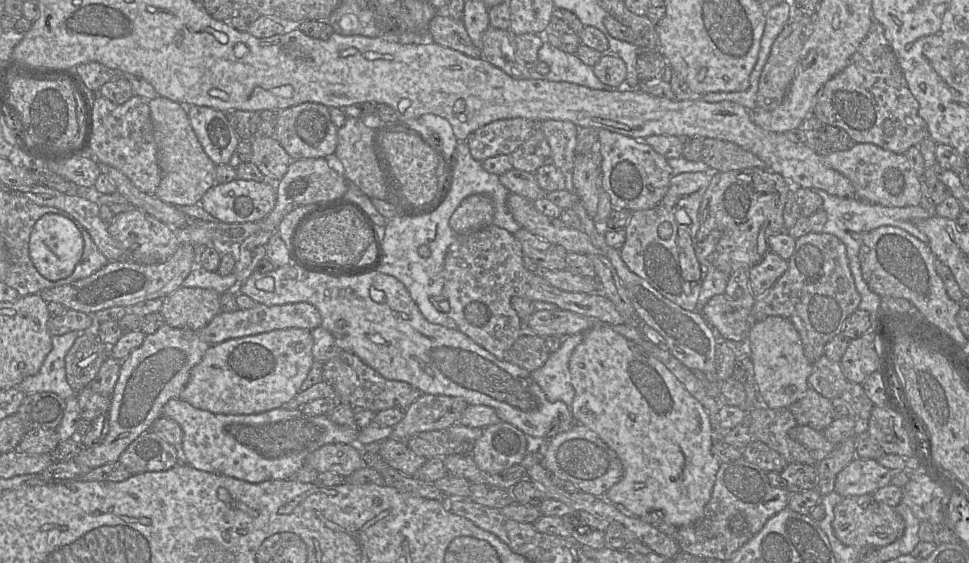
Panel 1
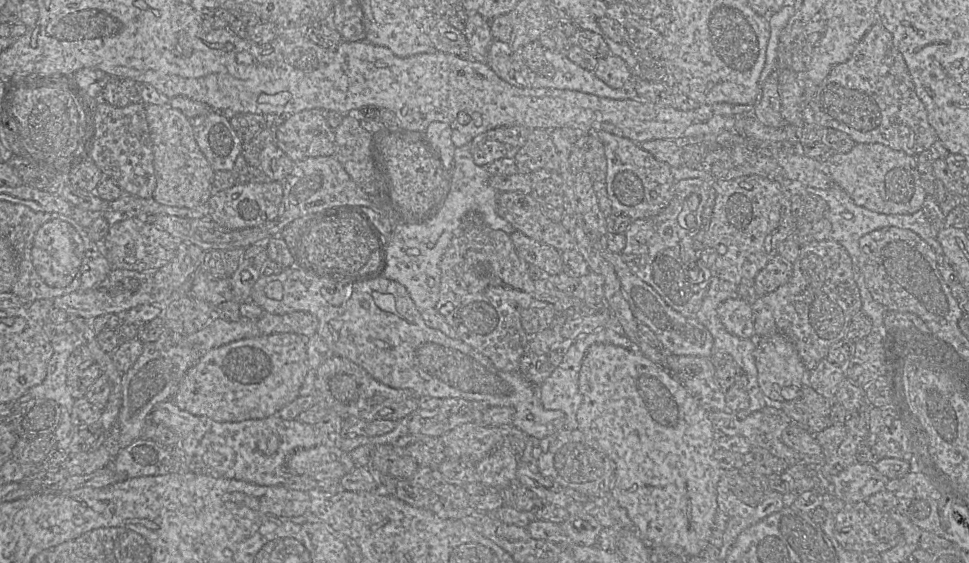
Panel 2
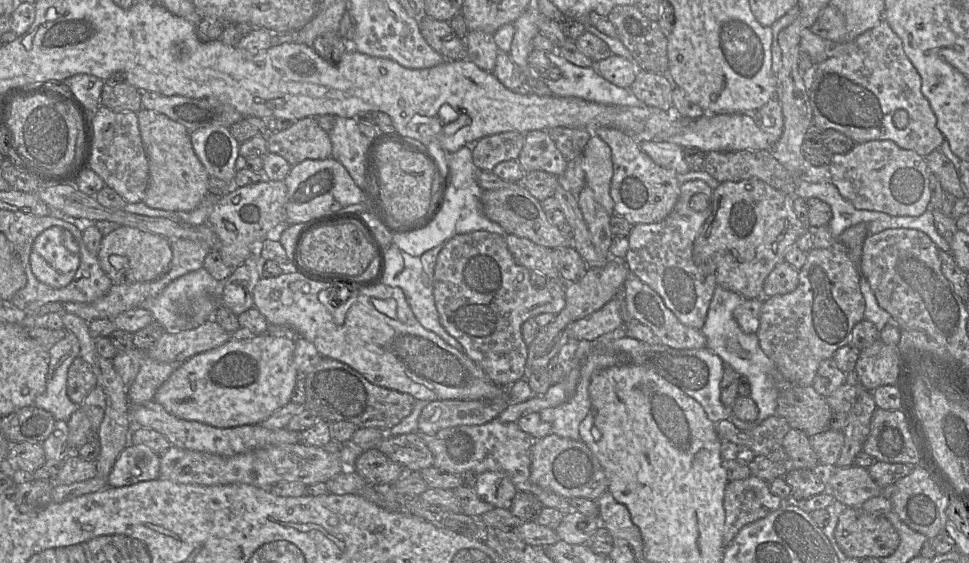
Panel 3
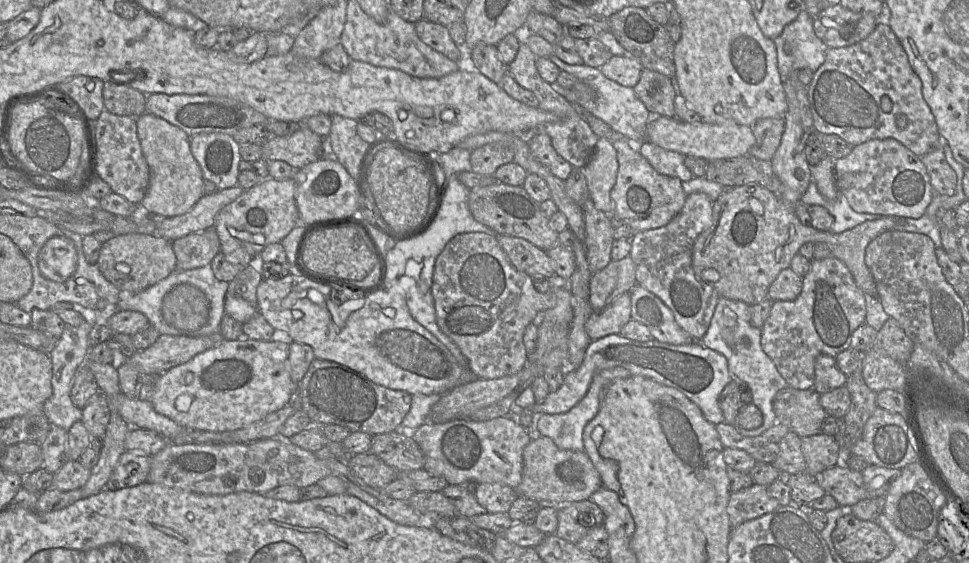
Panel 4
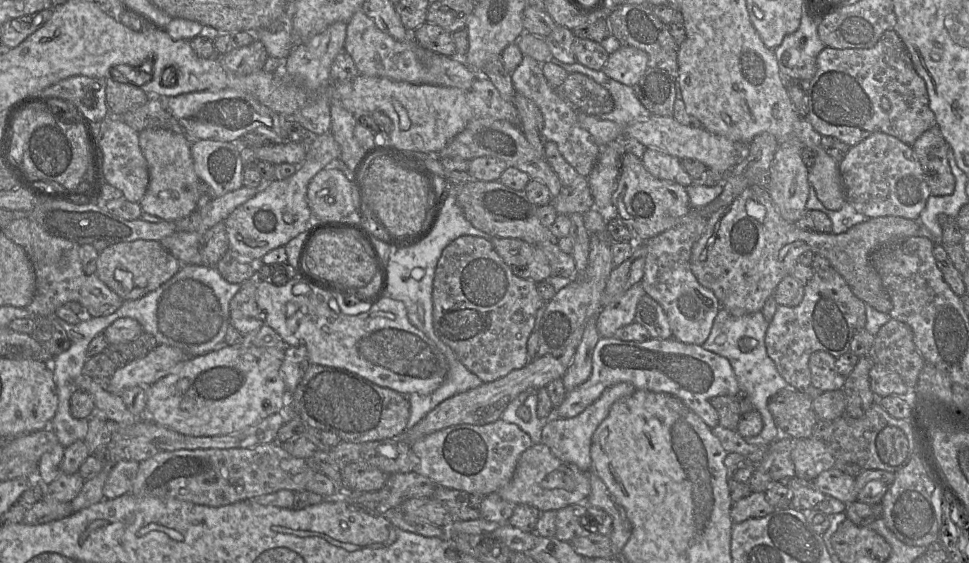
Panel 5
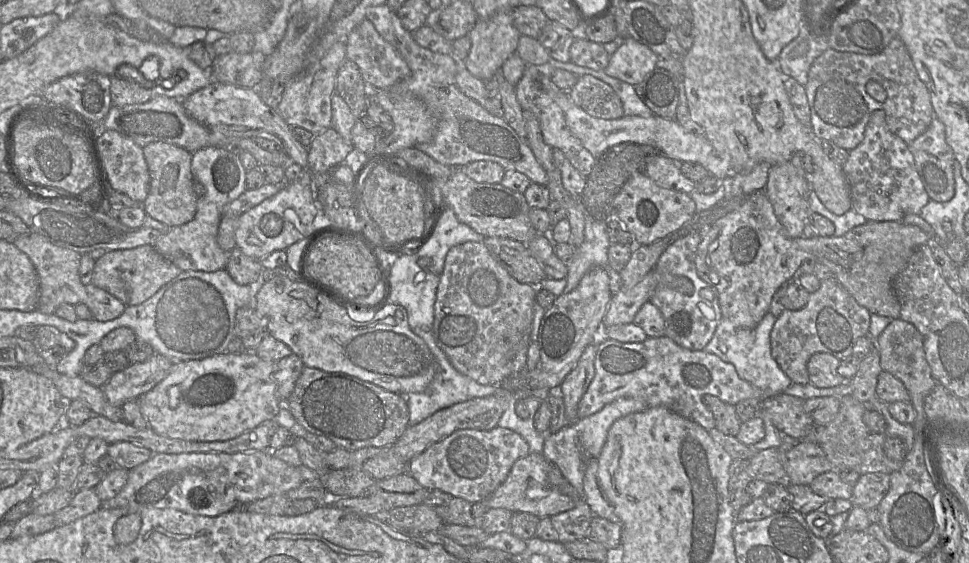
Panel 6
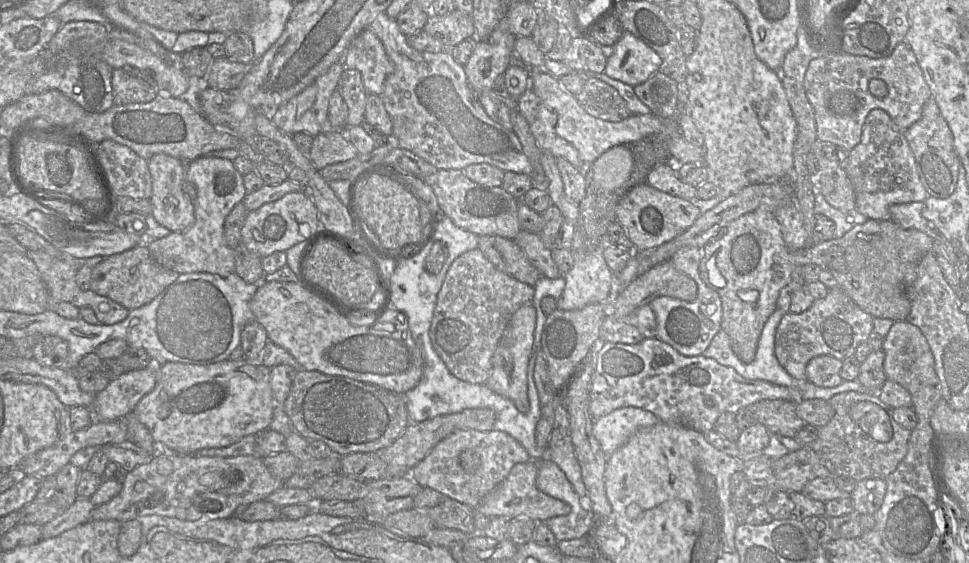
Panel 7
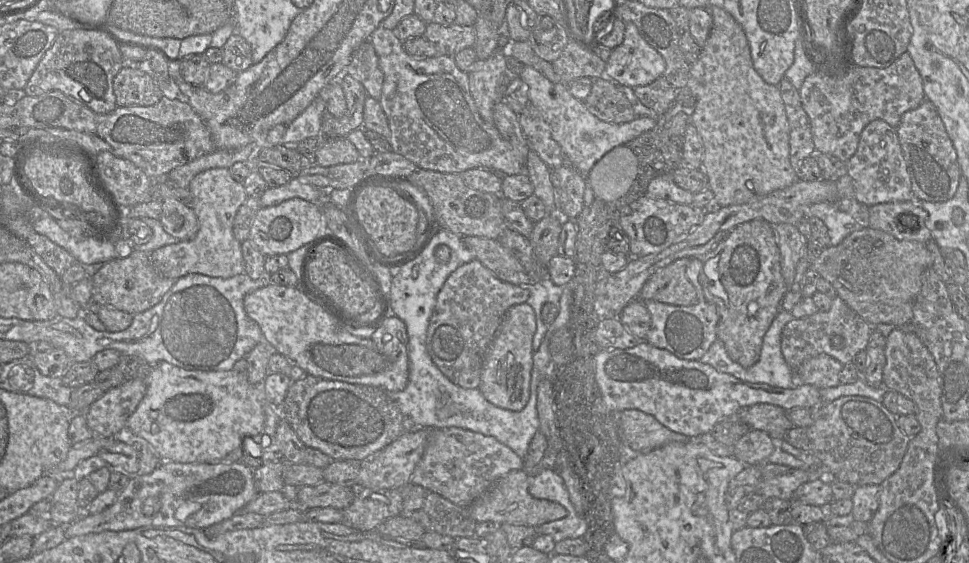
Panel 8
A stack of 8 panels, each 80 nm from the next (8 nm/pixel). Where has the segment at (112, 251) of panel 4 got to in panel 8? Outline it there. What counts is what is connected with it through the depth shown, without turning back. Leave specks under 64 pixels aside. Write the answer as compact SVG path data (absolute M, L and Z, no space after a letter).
M135 250L127 257L114 258L105 262L94 274L92 302L96 305L137 314L159 303L175 281L175 279L164 277L156 270L151 263L150 255Z

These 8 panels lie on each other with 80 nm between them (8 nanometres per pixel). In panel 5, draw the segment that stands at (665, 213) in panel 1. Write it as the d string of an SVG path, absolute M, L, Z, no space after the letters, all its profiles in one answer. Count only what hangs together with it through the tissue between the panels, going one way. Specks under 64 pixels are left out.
M691 209L672 228L647 240L644 275L640 282L646 294L664 309L673 338L686 344L701 346L709 337L721 308L714 292L698 282L690 265L692 247L703 234L707 222L708 219L701 216L699 211Z

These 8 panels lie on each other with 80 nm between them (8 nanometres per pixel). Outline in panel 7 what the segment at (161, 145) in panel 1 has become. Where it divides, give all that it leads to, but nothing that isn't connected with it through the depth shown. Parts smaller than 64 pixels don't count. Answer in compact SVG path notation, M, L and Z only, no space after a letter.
M155 154L148 162L152 178L152 216L158 223L172 232L181 232L195 222L195 210L192 199L184 192L186 182L186 163L167 154Z

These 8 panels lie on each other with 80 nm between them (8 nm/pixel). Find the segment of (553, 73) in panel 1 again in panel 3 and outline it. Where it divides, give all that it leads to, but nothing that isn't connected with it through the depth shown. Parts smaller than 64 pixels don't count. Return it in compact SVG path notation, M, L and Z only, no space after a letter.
M547 52L549 61L562 72L562 78L553 81L544 79L545 84L554 96L578 97L587 101L622 106L646 106L632 92L630 88L621 88L604 79L594 67L579 67L567 61L557 52Z

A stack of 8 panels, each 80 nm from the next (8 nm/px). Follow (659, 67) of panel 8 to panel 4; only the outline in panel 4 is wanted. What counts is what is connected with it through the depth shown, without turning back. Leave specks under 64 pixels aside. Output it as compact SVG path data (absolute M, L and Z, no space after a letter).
M627 52L622 56L613 55L612 58L599 69L606 78L622 86L634 88L639 82L644 68L636 57Z

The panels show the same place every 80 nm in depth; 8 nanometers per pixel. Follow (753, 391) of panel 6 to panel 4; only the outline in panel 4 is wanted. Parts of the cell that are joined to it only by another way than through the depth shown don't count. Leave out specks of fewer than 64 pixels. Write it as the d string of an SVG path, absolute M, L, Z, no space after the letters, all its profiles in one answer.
M620 334L607 335L591 341L587 347L582 364L577 369L567 372L564 375L561 386L555 392L549 393L543 402L535 403L531 406L530 410L533 413L545 414L561 414L568 412L586 395L595 373L615 367L622 367L628 370L631 376L641 376L654 380L662 385L675 388L701 409L707 421L715 426L725 422L723 412L719 407L718 398L723 389L734 379L734 377L729 371L728 361L724 355L703 346L701 342L691 342L683 345L672 345L659 342L655 339L648 342L639 342L627 339Z

